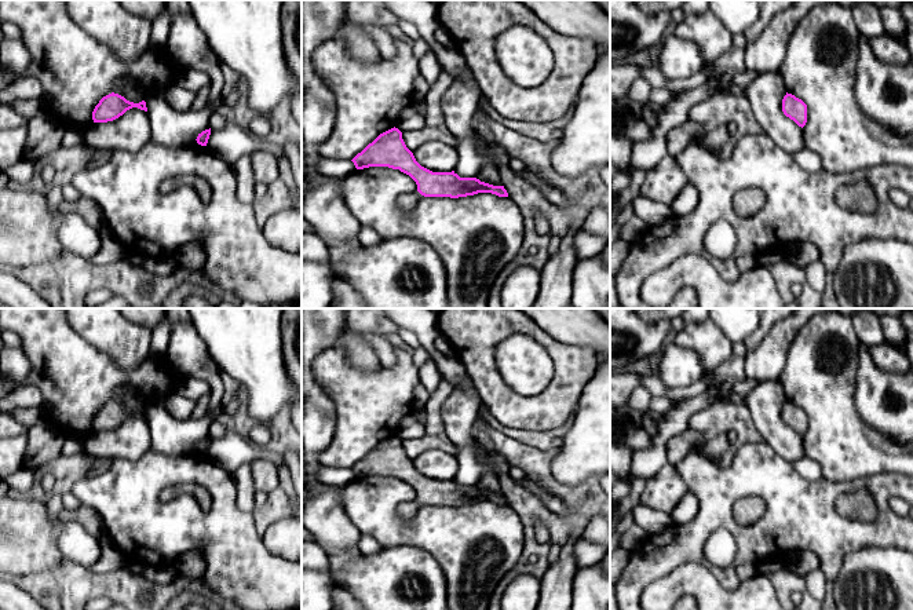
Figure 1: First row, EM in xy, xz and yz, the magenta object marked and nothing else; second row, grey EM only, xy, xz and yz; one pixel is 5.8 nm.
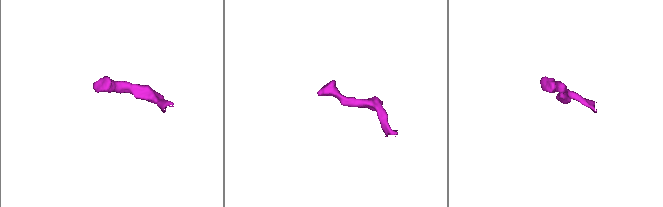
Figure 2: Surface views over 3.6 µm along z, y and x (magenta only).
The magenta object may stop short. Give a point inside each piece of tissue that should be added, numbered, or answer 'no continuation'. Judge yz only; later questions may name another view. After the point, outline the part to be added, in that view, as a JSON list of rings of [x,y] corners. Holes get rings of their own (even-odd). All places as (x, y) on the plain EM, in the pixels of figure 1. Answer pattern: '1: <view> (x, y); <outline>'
no continuation

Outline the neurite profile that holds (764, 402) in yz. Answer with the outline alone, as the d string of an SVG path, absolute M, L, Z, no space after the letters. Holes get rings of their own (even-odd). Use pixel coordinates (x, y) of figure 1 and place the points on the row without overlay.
M778 379L759 381L745 397L745 405L763 442L770 445L784 460L793 463L806 454L803 437L782 420L785 403L785 392Z

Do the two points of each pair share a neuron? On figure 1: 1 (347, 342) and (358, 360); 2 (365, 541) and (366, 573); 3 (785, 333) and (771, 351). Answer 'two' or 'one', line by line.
1: one
2: two
3: one

